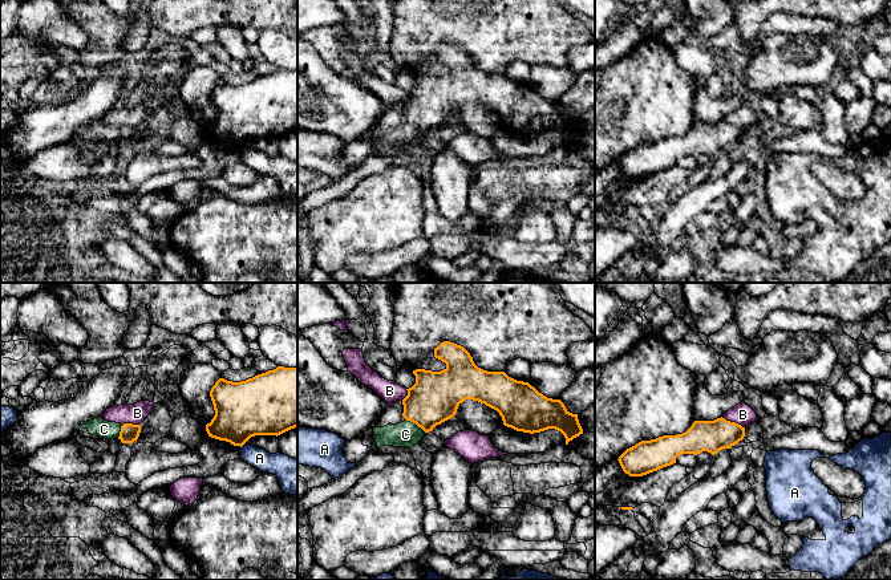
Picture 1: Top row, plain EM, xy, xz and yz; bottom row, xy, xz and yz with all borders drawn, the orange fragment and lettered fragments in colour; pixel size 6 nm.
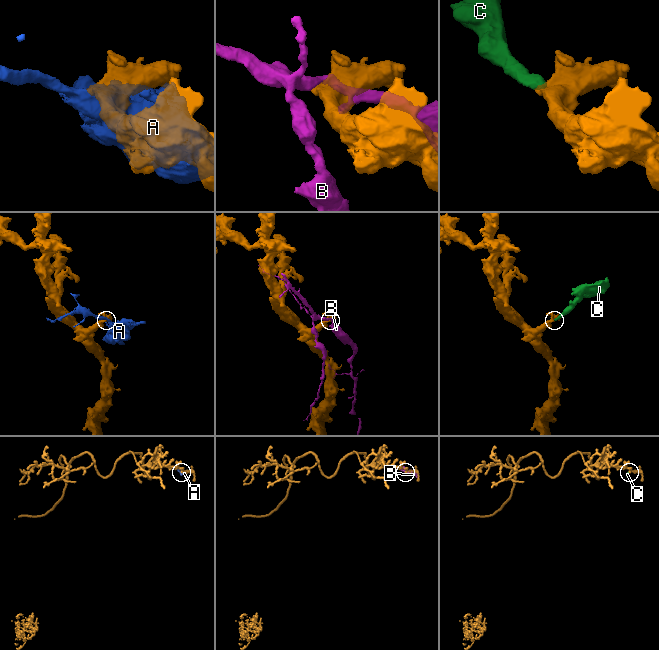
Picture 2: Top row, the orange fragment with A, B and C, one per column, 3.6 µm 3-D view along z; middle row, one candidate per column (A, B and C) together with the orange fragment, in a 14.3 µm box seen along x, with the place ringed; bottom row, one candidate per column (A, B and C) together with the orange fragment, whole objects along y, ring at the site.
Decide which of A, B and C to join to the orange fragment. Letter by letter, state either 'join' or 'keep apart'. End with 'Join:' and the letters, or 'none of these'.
A: keep apart
B: keep apart
C: join
Join: C

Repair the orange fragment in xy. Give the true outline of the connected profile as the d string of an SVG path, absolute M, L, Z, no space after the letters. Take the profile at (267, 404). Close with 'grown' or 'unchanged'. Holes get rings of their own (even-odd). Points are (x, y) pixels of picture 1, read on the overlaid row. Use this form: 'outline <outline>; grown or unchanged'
outline M278 366L240 382L219 378L210 390L215 415L206 425L208 437L243 446L255 435L280 435L297 427L297 368Z; unchanged

